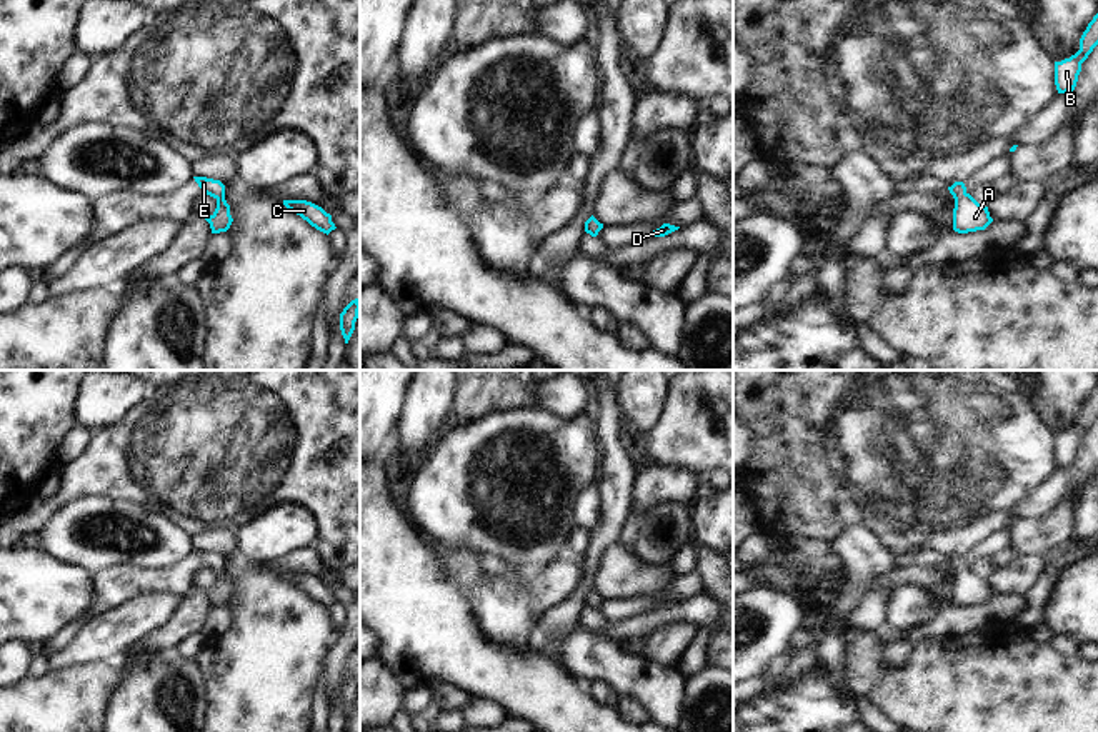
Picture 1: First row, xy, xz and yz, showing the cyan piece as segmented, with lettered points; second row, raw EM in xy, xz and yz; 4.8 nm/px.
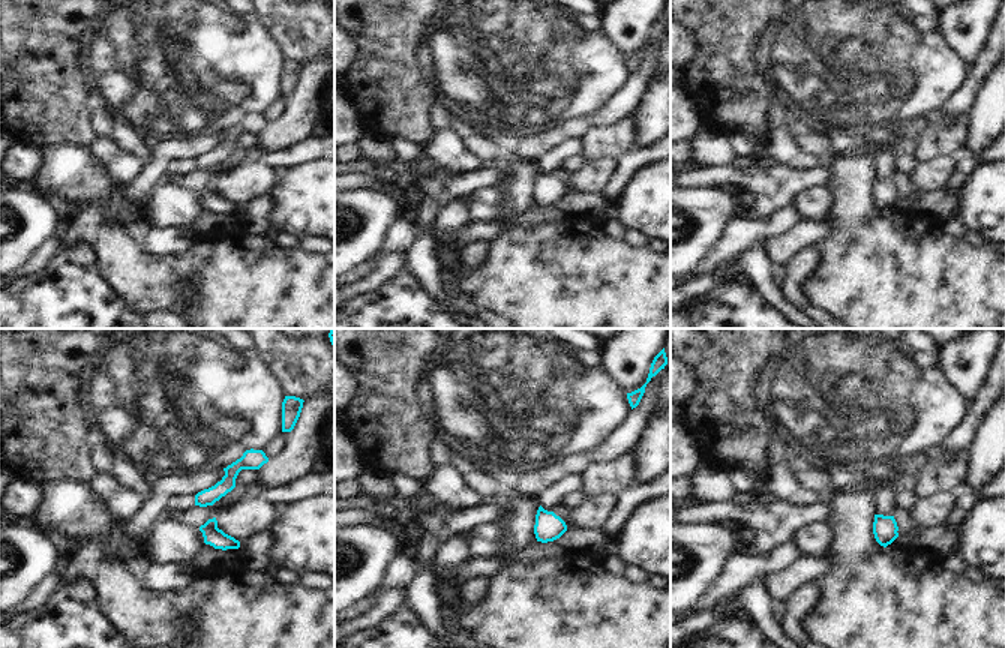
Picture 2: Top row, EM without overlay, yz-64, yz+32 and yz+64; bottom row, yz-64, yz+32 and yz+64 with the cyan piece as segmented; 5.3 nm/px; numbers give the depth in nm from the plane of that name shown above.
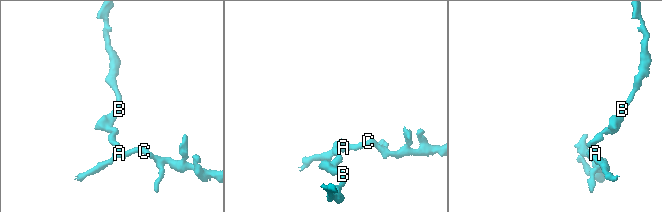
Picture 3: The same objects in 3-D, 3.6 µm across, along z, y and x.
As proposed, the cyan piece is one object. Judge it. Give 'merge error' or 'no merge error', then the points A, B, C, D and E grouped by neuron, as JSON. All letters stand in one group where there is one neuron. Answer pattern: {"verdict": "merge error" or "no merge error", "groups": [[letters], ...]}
{"verdict": "no merge error", "groups": [["A", "B", "C", "D", "E"]]}

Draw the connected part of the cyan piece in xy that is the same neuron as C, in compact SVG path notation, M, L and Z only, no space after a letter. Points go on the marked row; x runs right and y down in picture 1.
M283 200L283 205L307 220L312 227L323 233L330 233L335 230L335 223L332 222L332 215L327 213L322 207L307 202L307 200Z

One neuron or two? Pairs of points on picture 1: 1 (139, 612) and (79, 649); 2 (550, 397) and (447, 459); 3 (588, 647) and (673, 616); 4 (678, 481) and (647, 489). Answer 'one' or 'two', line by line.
1: one
2: two
3: two
4: one

